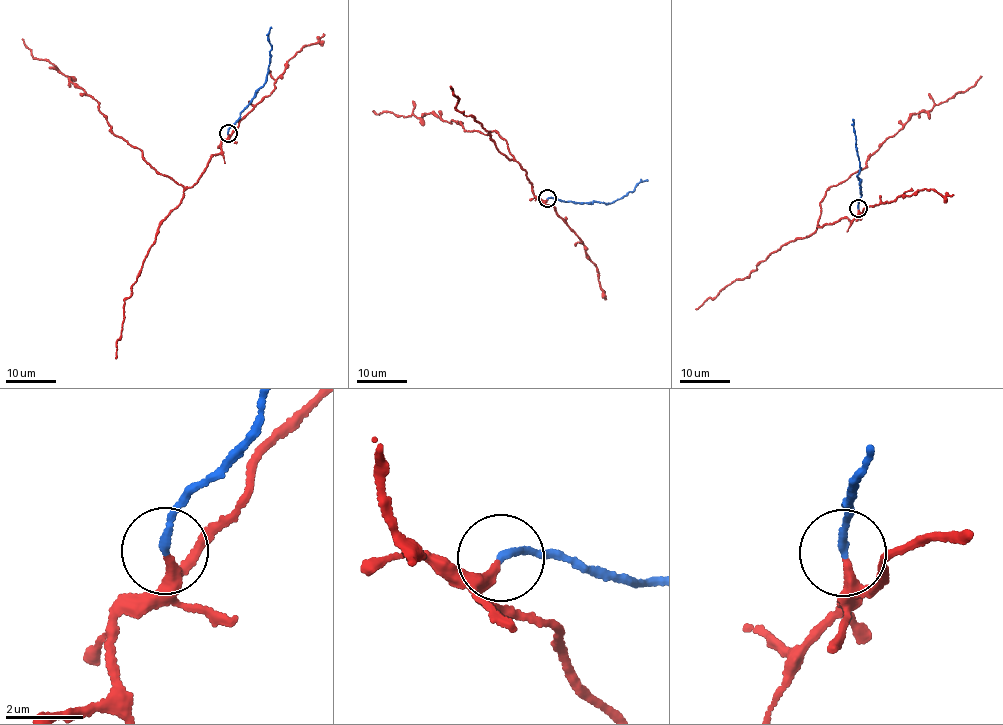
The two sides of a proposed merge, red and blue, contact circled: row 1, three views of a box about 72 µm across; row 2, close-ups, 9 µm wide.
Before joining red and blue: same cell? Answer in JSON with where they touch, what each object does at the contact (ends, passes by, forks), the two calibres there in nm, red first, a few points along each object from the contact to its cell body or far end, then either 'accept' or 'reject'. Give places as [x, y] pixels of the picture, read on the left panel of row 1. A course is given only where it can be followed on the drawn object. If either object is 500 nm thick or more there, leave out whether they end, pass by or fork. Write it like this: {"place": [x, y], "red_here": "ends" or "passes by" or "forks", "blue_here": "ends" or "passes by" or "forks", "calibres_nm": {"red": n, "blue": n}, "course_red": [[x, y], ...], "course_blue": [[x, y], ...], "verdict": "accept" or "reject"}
{"place": [228, 133], "red_here": "passes by", "blue_here": "ends", "calibres_nm": {"red": 180, "blue": 180}, "course_red": [[228, 134], [198, 181], [189, 188], [174, 182], [112, 131], [96, 101], [50, 62], [31, 56], [23, 38]], "course_blue": [[228, 134], [228, 128], [264, 84], [272, 48], [269, 29], [271, 27]], "verdict": "accept"}

